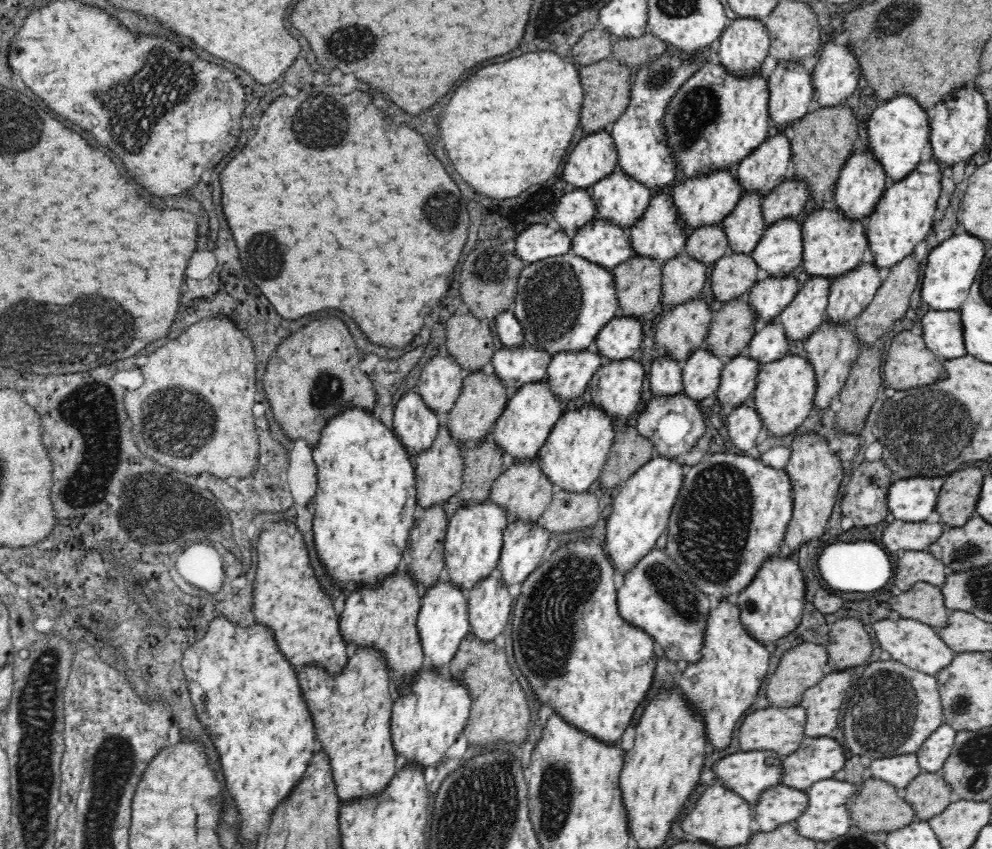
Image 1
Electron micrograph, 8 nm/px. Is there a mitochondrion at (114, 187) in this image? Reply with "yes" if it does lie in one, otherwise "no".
no

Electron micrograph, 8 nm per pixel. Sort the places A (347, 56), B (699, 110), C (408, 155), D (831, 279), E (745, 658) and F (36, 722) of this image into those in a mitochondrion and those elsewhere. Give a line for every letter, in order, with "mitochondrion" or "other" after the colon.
A: mitochondrion
B: mitochondrion
C: other
D: other
E: other
F: mitochondrion

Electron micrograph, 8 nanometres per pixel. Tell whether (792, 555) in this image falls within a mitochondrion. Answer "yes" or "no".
no

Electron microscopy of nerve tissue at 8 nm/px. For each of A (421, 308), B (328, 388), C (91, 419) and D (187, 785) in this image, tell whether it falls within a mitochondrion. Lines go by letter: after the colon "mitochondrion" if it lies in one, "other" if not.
A: other
B: mitochondrion
C: mitochondrion
D: mitochondrion

